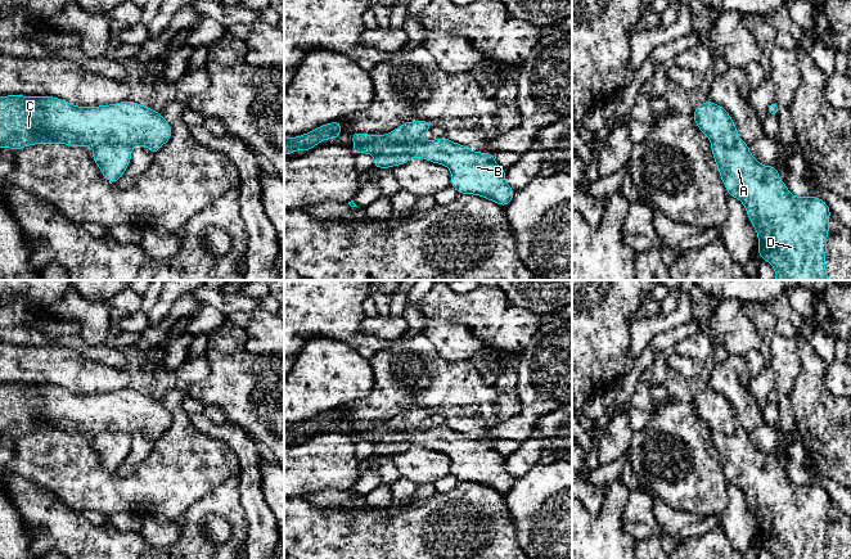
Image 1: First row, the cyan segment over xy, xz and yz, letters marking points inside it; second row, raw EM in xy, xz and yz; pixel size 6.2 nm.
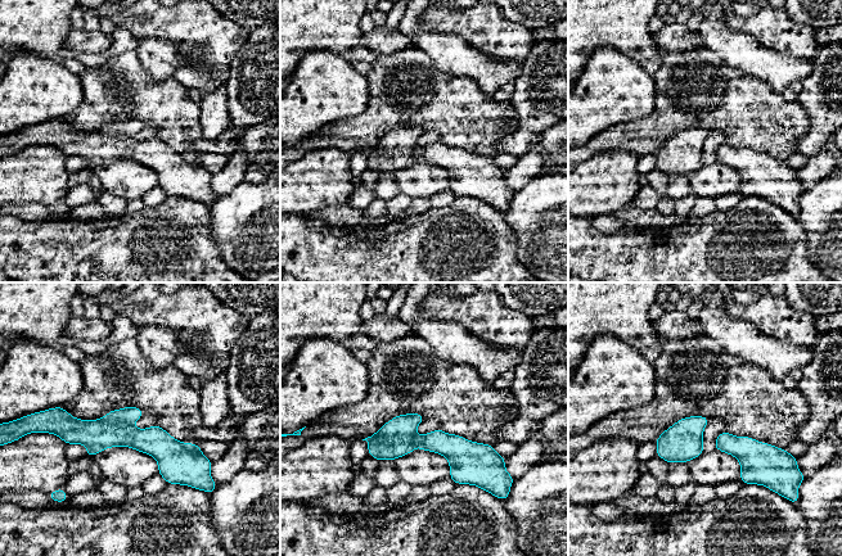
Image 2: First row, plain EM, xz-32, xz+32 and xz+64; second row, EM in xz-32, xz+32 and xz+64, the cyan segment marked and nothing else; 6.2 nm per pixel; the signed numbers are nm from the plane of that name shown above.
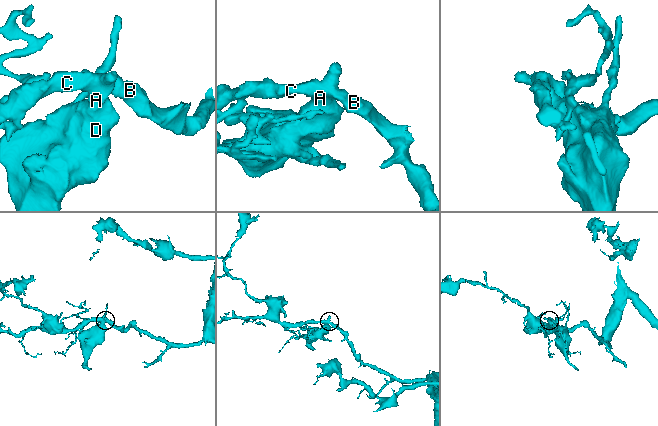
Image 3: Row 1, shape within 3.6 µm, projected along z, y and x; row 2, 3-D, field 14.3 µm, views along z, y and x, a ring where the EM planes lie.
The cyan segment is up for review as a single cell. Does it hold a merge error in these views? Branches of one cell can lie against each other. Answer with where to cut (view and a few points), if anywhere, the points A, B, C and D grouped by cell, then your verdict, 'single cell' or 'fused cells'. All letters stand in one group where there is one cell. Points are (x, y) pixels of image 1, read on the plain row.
cut in xy along (131, 433), (100, 432), (93, 436); A D / B C; fused cells

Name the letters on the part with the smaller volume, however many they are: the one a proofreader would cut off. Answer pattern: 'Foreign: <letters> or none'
Foreign: A, D

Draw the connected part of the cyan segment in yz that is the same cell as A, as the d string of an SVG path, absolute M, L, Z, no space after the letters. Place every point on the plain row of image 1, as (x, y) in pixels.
M740 425L733 436L712 430L711 439L728 483L743 491L757 520L758 544L775 559L827 559L824 547L829 522L829 493L818 484L792 483L780 468L778 456L757 450L749 439L749 433Z

